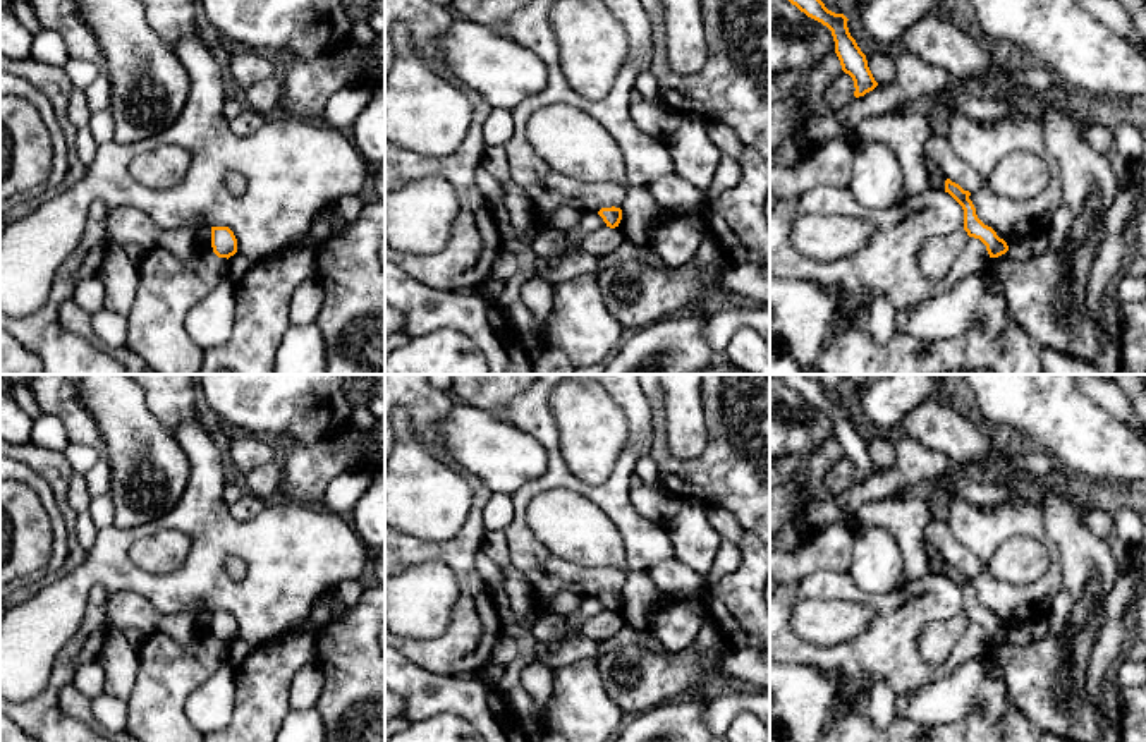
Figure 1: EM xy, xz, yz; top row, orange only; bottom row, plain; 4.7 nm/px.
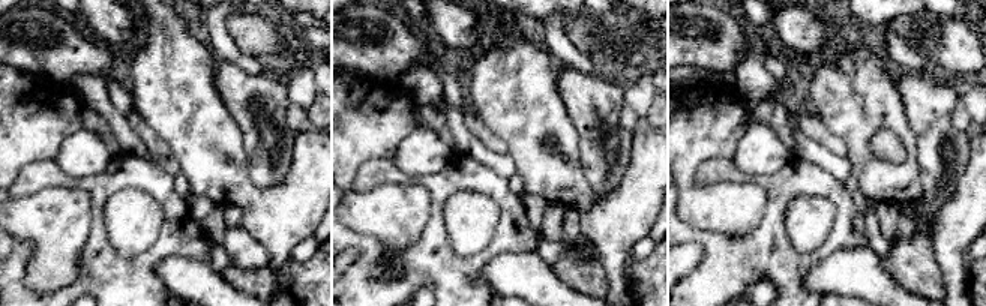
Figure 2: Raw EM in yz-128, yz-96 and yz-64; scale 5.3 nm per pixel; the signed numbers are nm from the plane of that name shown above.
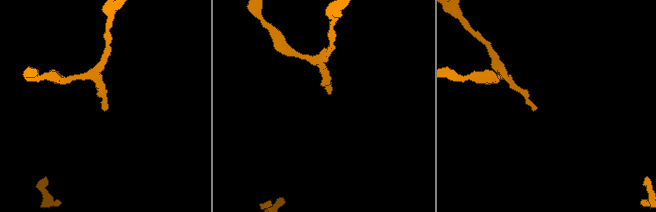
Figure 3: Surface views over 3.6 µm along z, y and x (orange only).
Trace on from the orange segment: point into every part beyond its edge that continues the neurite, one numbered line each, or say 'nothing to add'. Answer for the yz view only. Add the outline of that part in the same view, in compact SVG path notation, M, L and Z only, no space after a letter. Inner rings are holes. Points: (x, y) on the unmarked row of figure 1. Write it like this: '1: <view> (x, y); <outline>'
nothing to add

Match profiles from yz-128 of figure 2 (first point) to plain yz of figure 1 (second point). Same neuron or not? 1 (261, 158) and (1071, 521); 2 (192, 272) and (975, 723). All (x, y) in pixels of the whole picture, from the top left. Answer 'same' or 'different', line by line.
1: same
2: different

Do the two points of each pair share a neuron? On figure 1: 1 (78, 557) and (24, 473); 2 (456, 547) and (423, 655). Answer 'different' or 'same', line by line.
1: different
2: same

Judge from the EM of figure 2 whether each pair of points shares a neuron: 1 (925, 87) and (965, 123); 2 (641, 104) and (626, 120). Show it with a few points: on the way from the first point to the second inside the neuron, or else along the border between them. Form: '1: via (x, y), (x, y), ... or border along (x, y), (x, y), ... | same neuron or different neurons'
1: border along (959, 99), (952, 123), (958, 129), (968, 132) | different neurons
2: border along (625, 101), (643, 122) | different neurons

